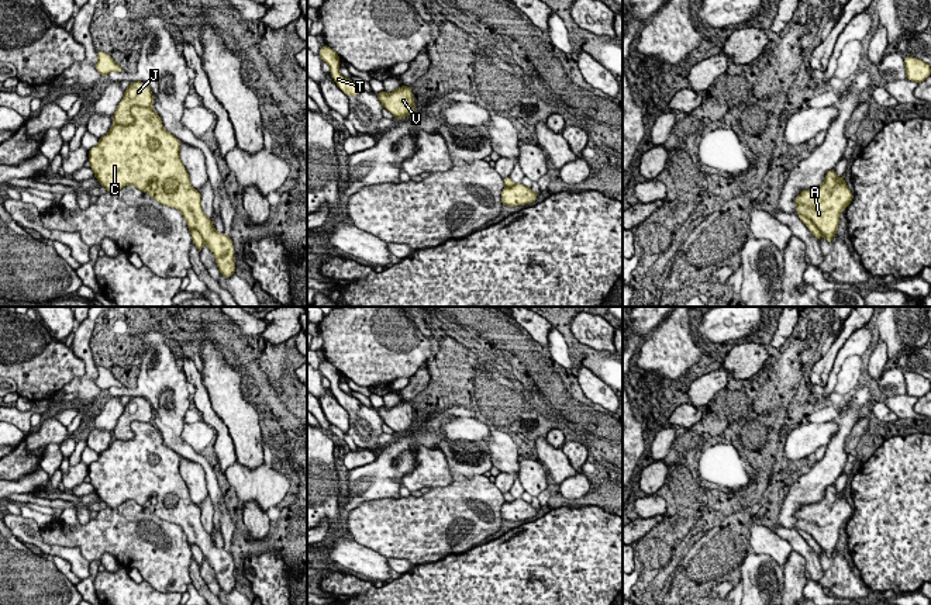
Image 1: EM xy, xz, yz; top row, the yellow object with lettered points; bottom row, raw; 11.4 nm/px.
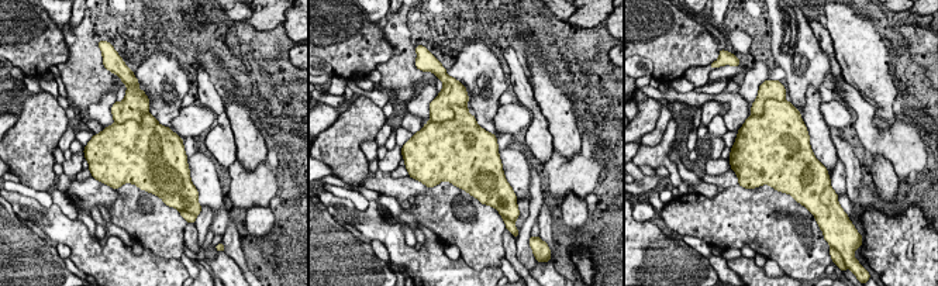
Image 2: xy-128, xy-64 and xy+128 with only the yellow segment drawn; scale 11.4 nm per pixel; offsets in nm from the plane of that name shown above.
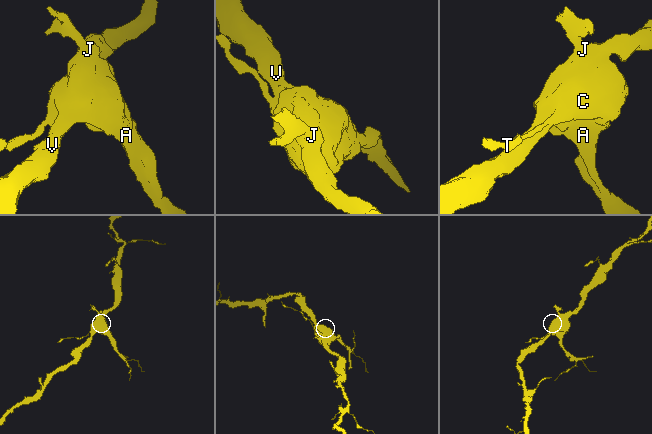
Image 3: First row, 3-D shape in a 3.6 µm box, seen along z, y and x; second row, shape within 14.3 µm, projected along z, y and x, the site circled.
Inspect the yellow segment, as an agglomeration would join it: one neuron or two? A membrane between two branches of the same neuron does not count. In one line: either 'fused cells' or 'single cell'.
fused cells

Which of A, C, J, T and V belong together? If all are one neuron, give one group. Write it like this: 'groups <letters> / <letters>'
groups A C T / J V

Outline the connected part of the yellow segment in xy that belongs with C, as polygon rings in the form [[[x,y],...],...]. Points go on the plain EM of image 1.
[[[134,421],[131,428],[132,439],[113,439],[110,446],[99,453],[99,459],[89,464],[89,477],[94,492],[108,508],[132,499],[158,518],[179,525],[187,543],[197,544],[203,552],[203,557],[214,570],[220,588],[231,592],[235,587],[232,556],[224,547],[217,549],[211,533],[201,525],[201,509],[190,499],[189,488],[180,476],[180,456],[163,443],[161,432],[152,422]]]

